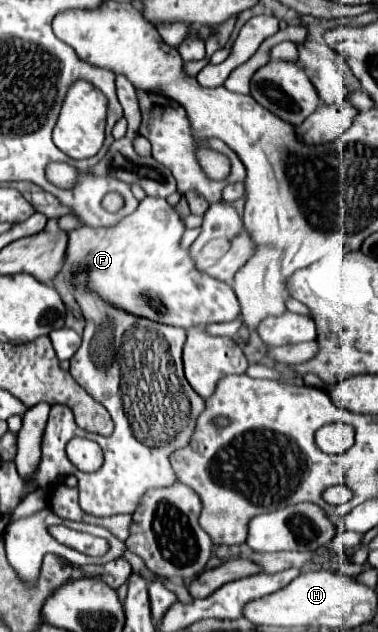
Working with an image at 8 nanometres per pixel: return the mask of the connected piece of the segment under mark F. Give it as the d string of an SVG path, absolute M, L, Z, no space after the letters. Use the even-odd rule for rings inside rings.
M144 198L136 212L122 218L114 228L80 226L68 236L66 270L68 276L82 266L86 278L84 290L108 300L106 304L122 308L134 316L178 328L198 324L230 322L240 314L234 290L212 276L196 270L188 250L180 248L184 222L164 198Z

